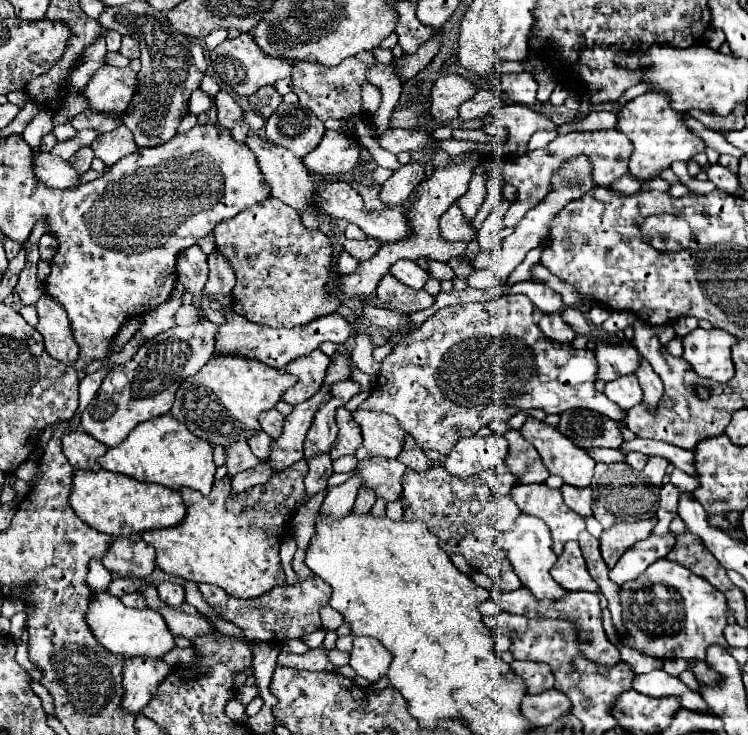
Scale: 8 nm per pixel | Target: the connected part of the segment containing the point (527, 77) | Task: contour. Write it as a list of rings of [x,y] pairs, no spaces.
[[[502,73],[500,88],[514,103],[520,105],[536,103],[536,81],[530,73]]]

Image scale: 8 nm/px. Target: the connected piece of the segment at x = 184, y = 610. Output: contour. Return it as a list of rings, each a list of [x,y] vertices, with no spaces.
[[[154,585],[144,587],[142,593],[146,597],[146,605],[150,605],[154,611],[164,615],[164,619],[168,623],[168,629],[174,635],[180,635],[180,637],[186,637],[186,639],[194,641],[200,635],[214,633],[214,627],[210,625],[210,621],[206,621],[204,615],[194,605],[182,603],[180,607],[170,607],[170,605],[162,603]]]

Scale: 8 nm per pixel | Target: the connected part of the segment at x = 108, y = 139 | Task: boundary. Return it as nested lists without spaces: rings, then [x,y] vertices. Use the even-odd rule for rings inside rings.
[[[120,125],[118,129],[110,131],[110,133],[102,133],[94,143],[92,143],[94,155],[98,159],[104,161],[104,165],[114,165],[118,163],[122,157],[134,153],[138,147],[134,143],[134,137],[130,135],[130,131],[126,131],[124,125]]]

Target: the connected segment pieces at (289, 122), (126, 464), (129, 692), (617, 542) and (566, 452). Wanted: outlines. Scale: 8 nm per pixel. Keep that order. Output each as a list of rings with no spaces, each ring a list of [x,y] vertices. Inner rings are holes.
[[[280,103],[280,107],[266,119],[264,135],[270,143],[286,147],[298,159],[306,157],[324,135],[322,121],[304,105]]]
[[[172,413],[154,417],[134,427],[120,445],[108,447],[98,463],[102,469],[134,477],[136,481],[152,481],[170,489],[180,489],[184,485],[200,491],[202,495],[210,495],[216,473],[212,445],[194,437],[194,433],[190,433],[182,421],[174,419]]]
[[[126,659],[122,667],[122,701],[120,707],[138,715],[154,697],[158,685],[172,673],[162,659]]]
[[[650,519],[650,521],[642,521],[642,523],[618,523],[610,529],[606,529],[600,537],[602,557],[604,557],[606,565],[612,569],[628,547],[632,547],[636,541],[646,539],[650,535],[652,527],[654,525]]]
[[[528,417],[526,423],[522,425],[520,433],[522,433],[522,437],[524,437],[526,441],[530,441],[530,443],[536,447],[536,451],[540,453],[542,463],[544,463],[544,467],[550,471],[550,475],[562,477],[564,483],[568,483],[568,485],[576,485],[576,487],[588,487],[588,485],[590,485],[592,475],[594,475],[594,465],[596,465],[596,461],[594,461],[584,449],[580,449],[580,447],[576,447],[574,443],[570,443],[570,439],[566,439],[566,435],[562,435],[562,433],[558,431],[558,427],[546,425],[546,423],[540,421],[540,419]]]

